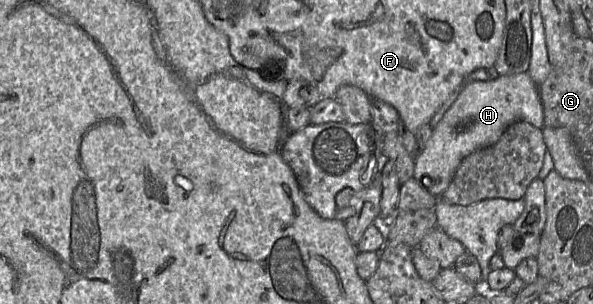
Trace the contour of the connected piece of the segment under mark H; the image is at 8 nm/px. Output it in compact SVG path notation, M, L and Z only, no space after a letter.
M528 71L466 85L416 155L413 177L419 183L426 180L430 194L441 196L462 160L479 149L497 143L506 128L516 121L526 121L541 129L545 127L539 88Z

